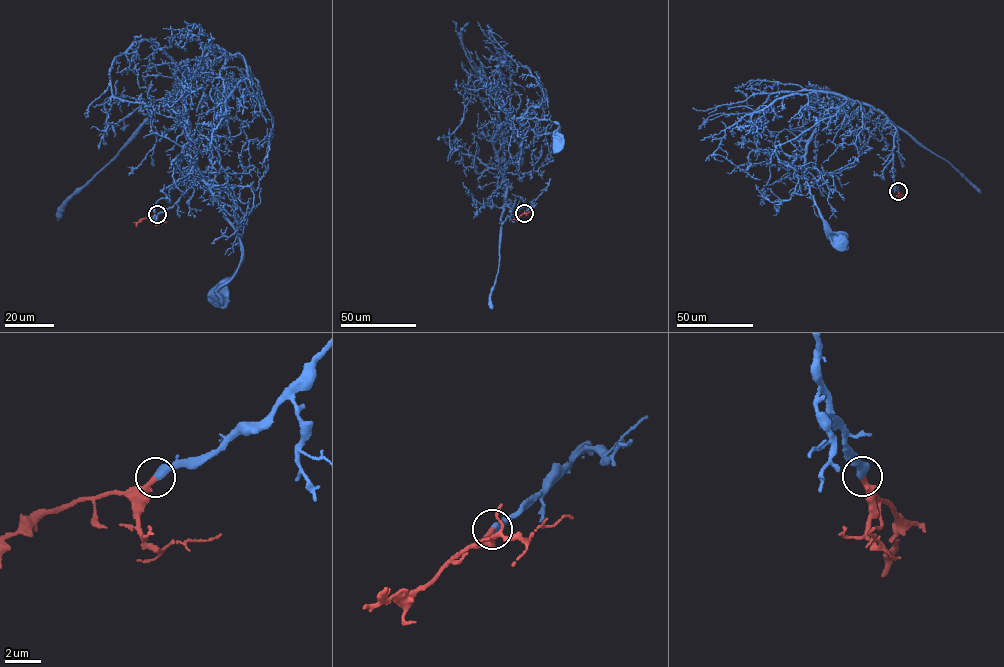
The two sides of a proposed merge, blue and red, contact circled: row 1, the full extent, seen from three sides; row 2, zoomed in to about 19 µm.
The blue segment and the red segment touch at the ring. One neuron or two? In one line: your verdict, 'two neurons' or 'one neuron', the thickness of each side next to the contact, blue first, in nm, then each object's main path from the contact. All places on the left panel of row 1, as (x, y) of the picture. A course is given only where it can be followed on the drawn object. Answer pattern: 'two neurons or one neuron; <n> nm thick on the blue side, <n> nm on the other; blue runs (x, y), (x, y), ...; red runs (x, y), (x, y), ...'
one neuron; 480 nm thick on the blue side, 340 nm on the other; blue runs (157, 214), (184, 192), (192, 166), (172, 101), (192, 71), (183, 94), (197, 169), (241, 252), (218, 292); red runs (157, 214), (139, 220), (136, 226)

